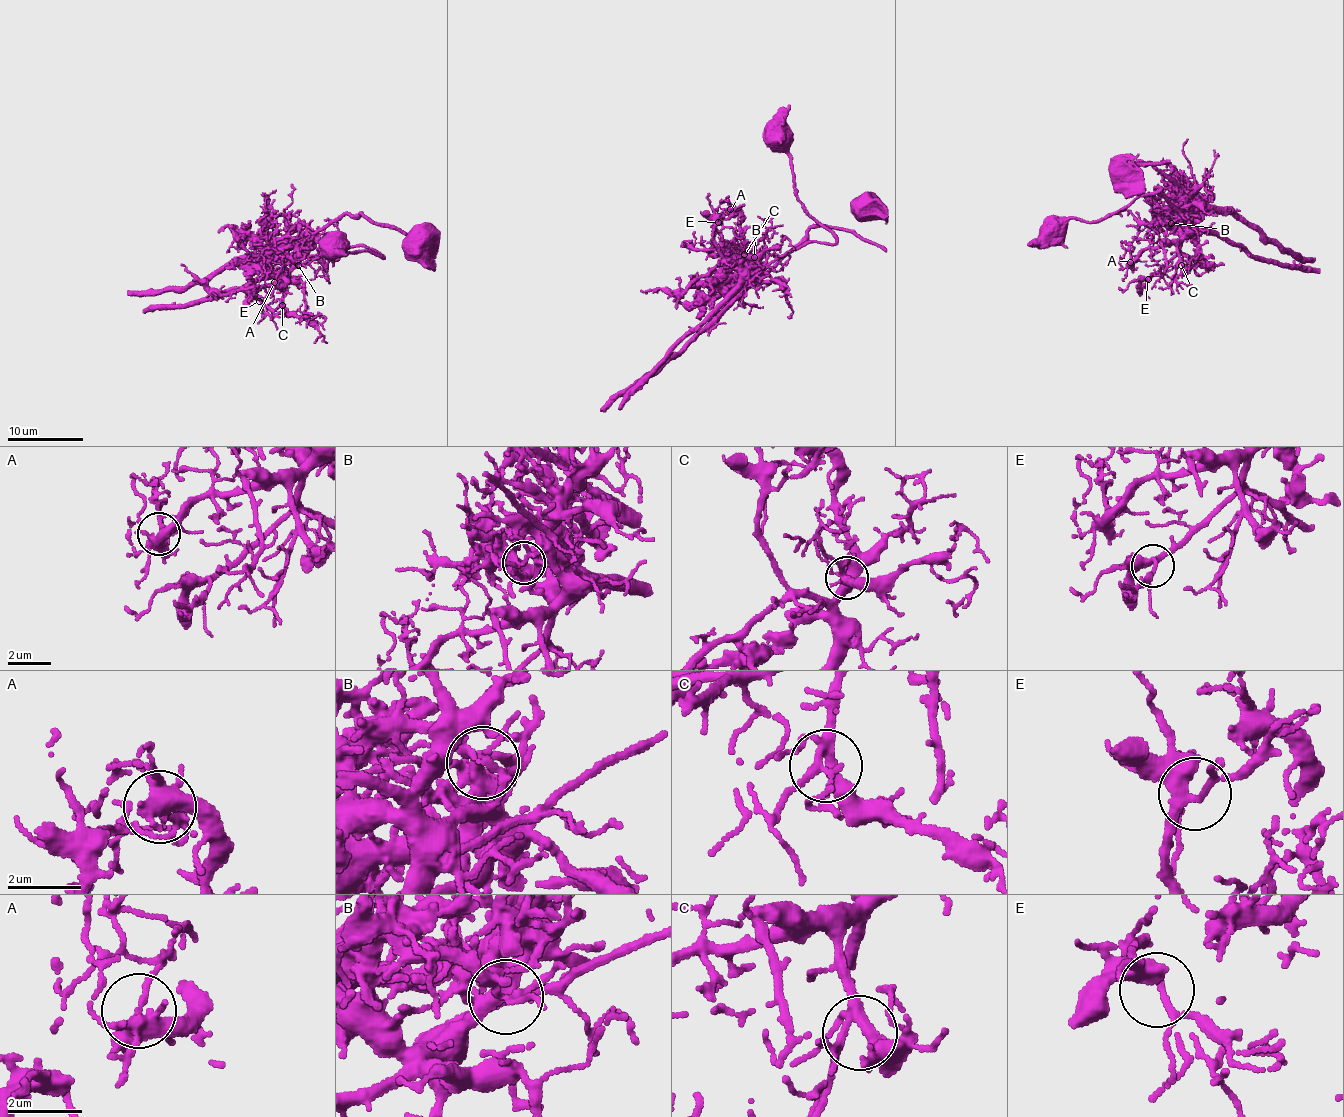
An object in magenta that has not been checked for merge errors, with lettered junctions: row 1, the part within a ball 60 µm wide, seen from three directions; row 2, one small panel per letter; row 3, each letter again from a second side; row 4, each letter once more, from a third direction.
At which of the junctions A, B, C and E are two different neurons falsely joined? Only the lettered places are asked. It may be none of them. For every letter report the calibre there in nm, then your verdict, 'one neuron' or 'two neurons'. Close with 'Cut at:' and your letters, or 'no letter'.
A: calibre 360 nm; one neuron
B: calibre 170 nm; two neurons
C: calibre 300 nm; one neuron
E: calibre 240 nm; one neuron
Cut at: B

